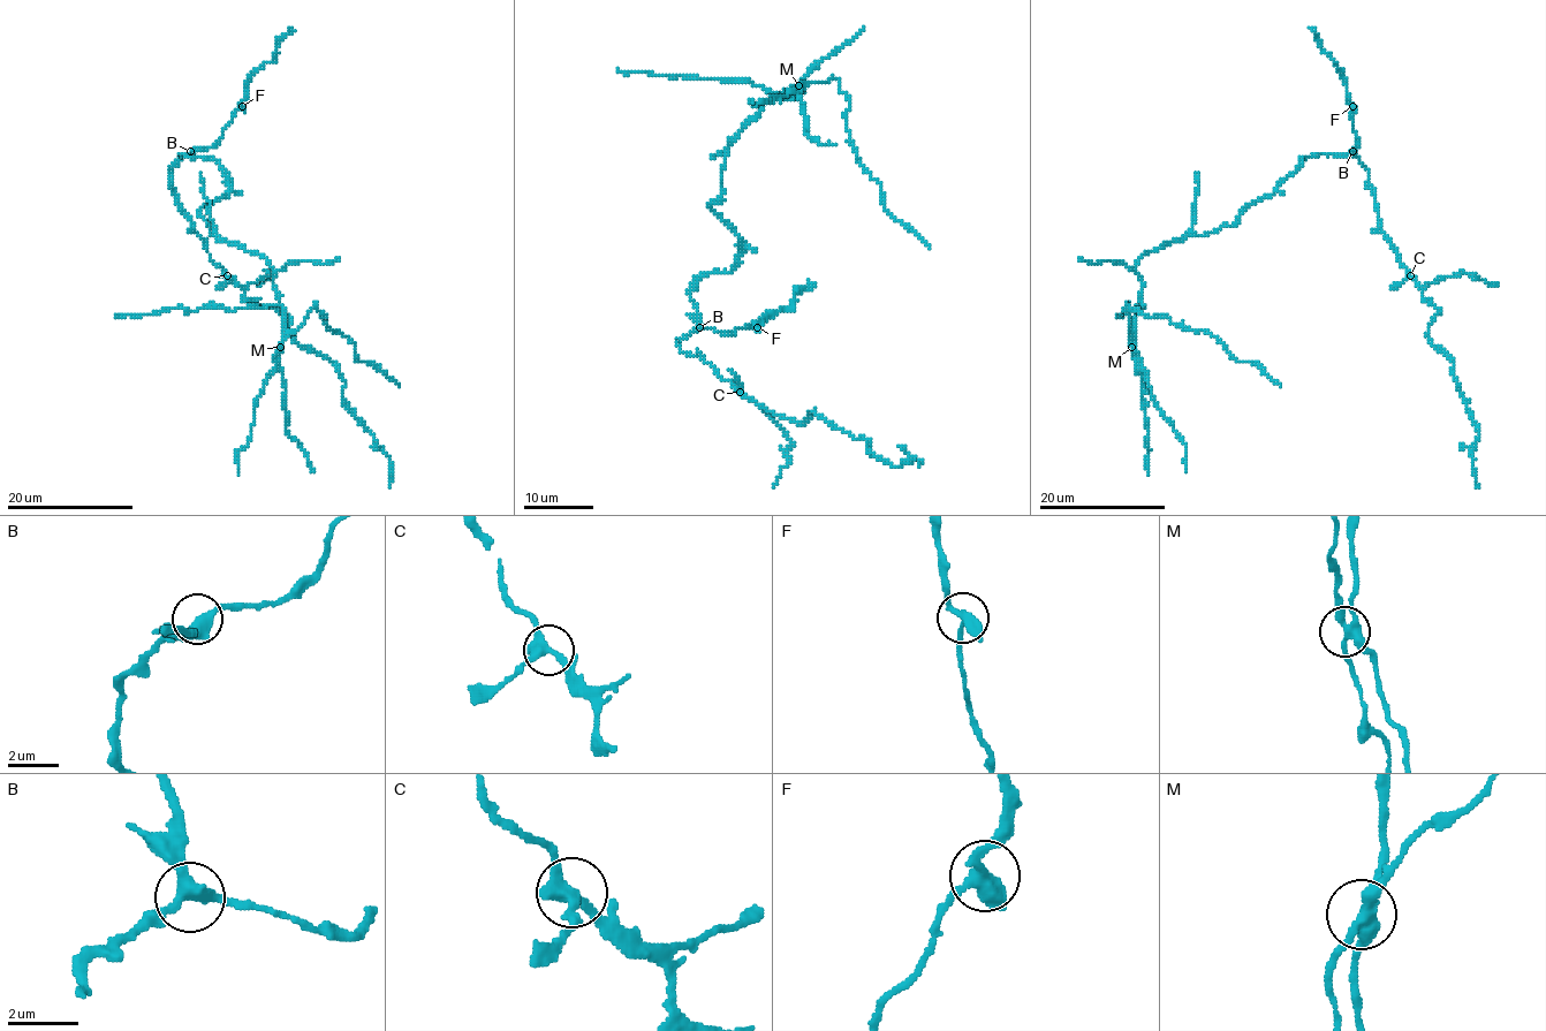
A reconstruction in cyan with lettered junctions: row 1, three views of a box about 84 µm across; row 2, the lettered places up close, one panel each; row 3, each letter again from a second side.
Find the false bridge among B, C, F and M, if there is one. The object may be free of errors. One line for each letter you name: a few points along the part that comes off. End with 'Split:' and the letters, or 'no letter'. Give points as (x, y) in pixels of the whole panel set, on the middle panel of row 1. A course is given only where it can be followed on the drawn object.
M: course (798, 85), (839, 80), (849, 100), (849, 141), (857, 163), (880, 186), (885, 210), (929, 248)
Split: M

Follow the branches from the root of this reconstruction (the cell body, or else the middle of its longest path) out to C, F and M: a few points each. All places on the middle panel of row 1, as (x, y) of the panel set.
C: (734, 266), (696, 280), (689, 297), (698, 326), (679, 348), (709, 362), (740, 392)
F: (734, 266), (729, 272), (703, 273), (696, 280), (689, 294), (696, 320), (730, 334), (757, 327)
M: (734, 266), (743, 242), (710, 206), (722, 194), (726, 149), (771, 99), (787, 90), (801, 96), (798, 85)

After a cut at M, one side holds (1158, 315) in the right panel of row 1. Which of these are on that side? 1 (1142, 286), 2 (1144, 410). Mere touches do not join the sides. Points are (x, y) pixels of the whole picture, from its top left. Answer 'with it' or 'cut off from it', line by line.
1: cut off from it
2: with it

